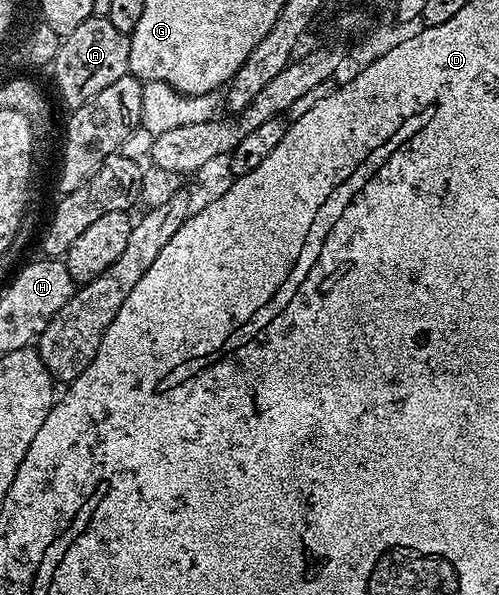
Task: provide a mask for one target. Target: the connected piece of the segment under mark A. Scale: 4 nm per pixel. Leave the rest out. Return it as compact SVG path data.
M93 17L82 21L78 29L61 38L60 48L50 64L50 72L61 101L68 109L75 109L90 101L90 97L102 93L102 89L118 81L118 77L129 74L129 59L129 36L118 33L107 18Z

